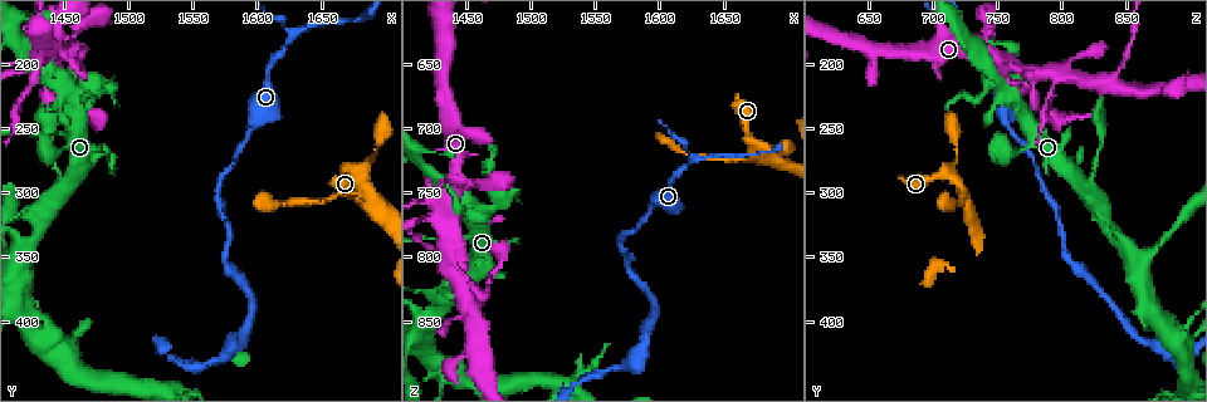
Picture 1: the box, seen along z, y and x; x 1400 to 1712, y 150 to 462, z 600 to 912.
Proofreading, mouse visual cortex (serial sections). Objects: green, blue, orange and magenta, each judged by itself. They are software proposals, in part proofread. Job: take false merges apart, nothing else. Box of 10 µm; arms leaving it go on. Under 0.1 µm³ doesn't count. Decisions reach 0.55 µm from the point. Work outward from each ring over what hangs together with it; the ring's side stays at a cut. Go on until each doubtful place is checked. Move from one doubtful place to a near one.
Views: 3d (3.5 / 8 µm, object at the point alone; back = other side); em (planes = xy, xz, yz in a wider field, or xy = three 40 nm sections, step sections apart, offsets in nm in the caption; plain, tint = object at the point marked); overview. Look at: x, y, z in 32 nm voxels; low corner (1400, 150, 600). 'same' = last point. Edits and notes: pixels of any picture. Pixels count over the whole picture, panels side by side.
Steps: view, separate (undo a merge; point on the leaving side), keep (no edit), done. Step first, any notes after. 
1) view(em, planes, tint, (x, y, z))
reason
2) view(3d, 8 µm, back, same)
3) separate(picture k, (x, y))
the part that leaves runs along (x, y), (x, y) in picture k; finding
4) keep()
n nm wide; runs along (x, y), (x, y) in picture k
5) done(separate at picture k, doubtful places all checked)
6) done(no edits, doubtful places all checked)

view(3d, 3.5 µm, back, (1626, 178, 726))
three-way junction

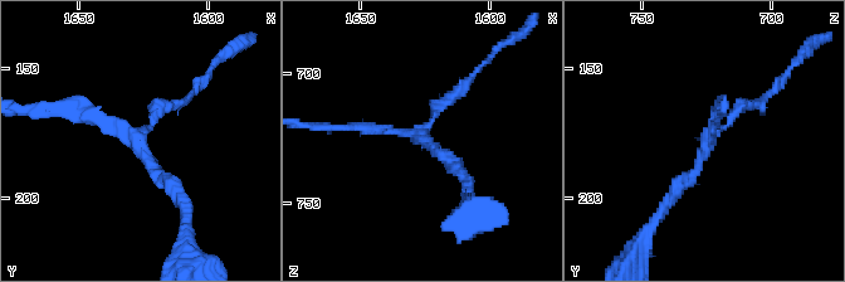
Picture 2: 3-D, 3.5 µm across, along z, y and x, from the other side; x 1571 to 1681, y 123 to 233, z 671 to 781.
view(em, xy, step 1, tint, (1627, 177, 724))
3 arms; arms of 150, 150, 200 nm; shape alone is not enough

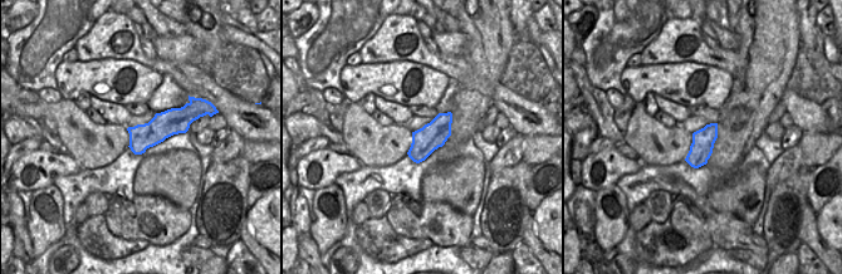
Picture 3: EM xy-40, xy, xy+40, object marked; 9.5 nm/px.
keep()
one cell here

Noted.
view(3d, 8 µm, (1672, 294, 720))
sharp bend

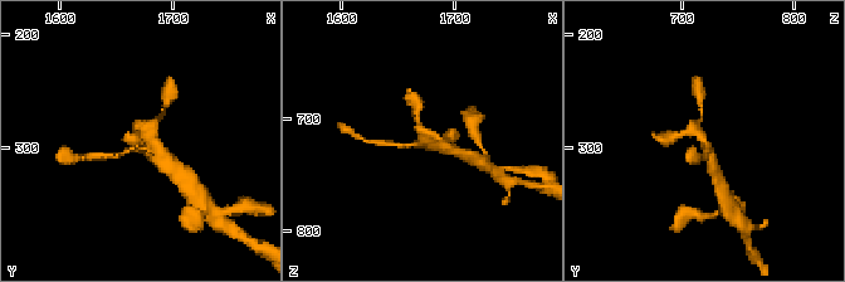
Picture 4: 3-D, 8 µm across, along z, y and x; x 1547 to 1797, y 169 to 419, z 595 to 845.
view(3d, 3.5 µm, back, same)
zoom in

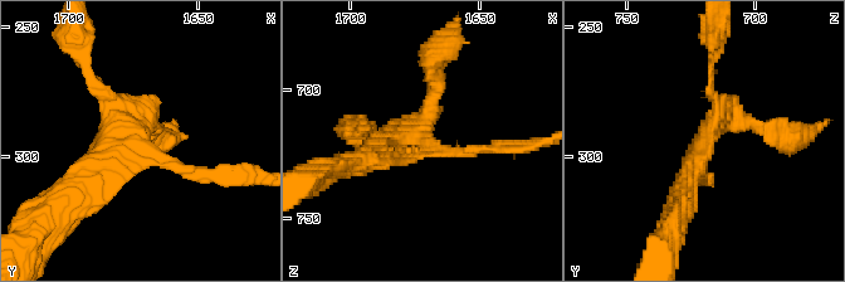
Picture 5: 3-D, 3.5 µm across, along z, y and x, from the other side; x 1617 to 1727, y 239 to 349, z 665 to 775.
view(em, xy, step 1, tint, (1671, 294, 721))
need the tissue

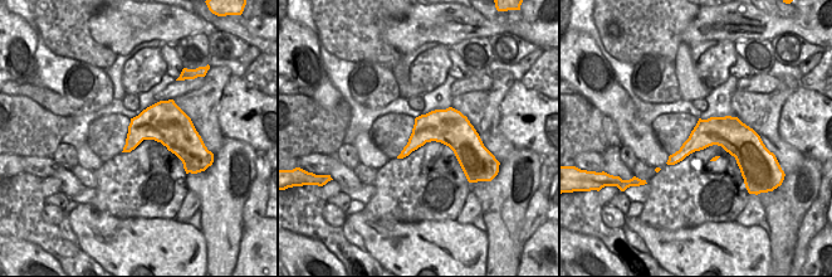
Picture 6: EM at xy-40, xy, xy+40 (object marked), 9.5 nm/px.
keep()
runs along (754, 144), (700, 137), (671, 161) in picture 6; all the same cell

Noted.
view(3d, 3.5 µm, (1436, 198, 758))
four-way junction

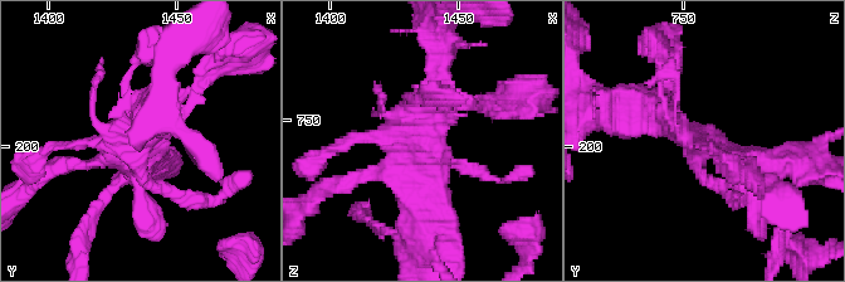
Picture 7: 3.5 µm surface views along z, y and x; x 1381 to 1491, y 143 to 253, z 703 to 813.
view(em, planes, tint, (1436, 197, 757))

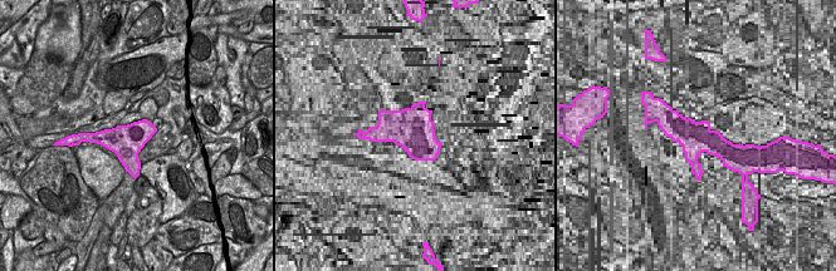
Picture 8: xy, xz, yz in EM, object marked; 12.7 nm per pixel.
keep()
runs along (630, 100), (740, 161), (778, 161) in picture 7; all the same cell

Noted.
view(3d, 3.5 µm, back, (1450, 216, 840))

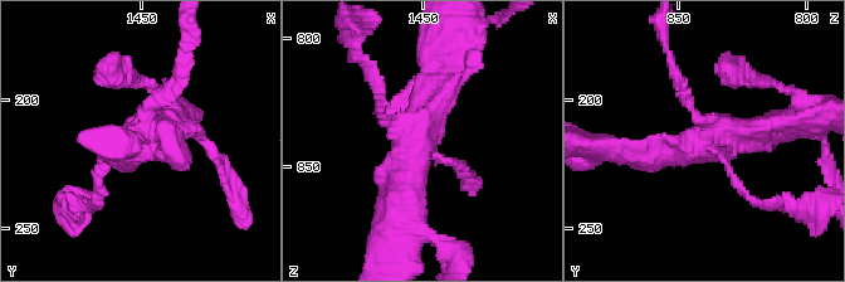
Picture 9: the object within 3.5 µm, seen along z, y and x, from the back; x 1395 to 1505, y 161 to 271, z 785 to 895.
view(em, xy, step 3, tint, (1452, 217, 840))

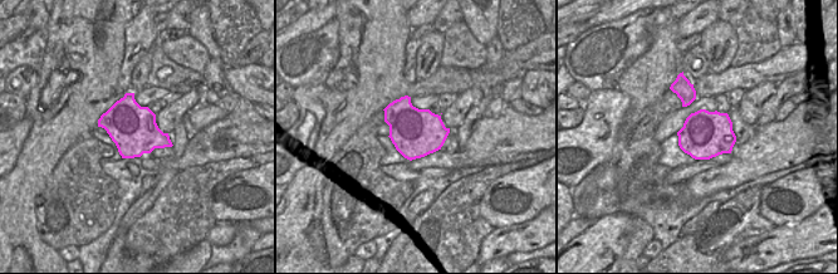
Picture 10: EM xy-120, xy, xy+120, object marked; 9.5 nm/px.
keep()
runs along (448, 68), (410, 151), (399, 217) in picture 9; one cell here

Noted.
done(no edits, doubtful places all checked)

